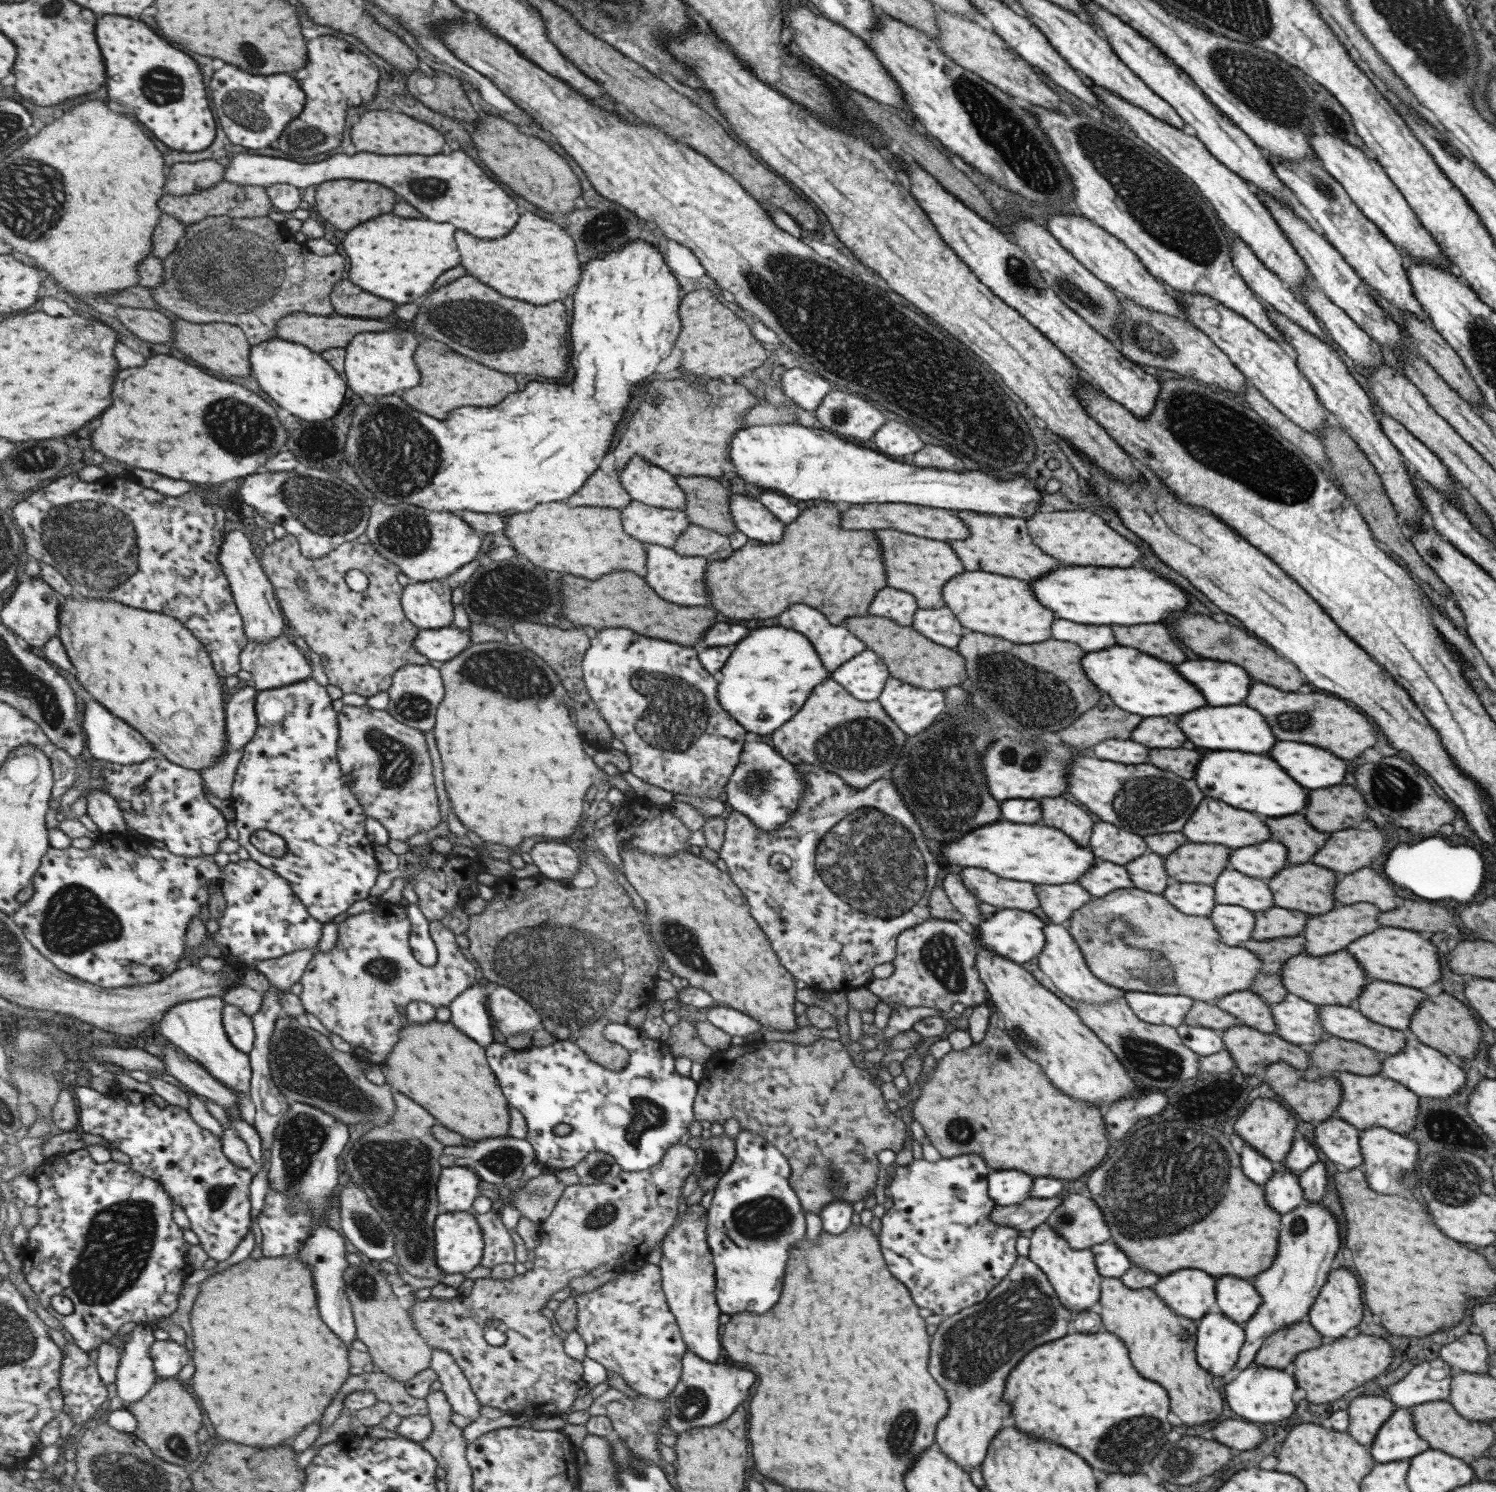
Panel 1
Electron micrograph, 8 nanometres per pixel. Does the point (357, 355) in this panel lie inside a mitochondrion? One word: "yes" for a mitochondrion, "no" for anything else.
no

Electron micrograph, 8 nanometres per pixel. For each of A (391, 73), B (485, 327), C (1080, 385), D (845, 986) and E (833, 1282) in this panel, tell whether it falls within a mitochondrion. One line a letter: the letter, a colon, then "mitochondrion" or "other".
A: other
B: mitochondrion
C: other
D: other
E: other

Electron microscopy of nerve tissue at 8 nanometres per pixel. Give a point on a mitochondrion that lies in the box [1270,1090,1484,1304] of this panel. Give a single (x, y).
(1298, 1226)

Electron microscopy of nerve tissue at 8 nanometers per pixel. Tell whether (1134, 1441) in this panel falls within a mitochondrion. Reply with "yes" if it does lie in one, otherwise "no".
yes

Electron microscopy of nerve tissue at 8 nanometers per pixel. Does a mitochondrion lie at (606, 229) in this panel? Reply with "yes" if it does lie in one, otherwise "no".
yes

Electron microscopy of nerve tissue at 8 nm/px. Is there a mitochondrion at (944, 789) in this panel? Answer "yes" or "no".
yes

